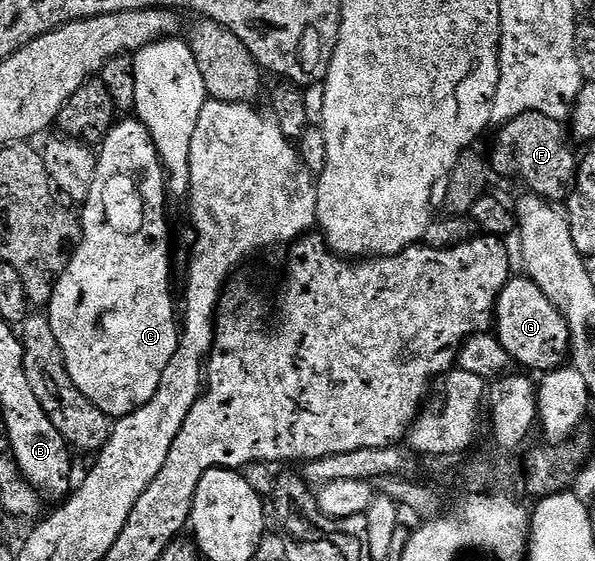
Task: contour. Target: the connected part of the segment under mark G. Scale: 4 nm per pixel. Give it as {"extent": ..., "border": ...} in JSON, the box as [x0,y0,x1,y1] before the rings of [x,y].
{"extent":[494,275,570,375],"border":[[[526,275],[513,276],[506,287],[502,287],[496,300],[494,336],[516,365],[537,369],[540,375],[561,368],[570,353],[566,319],[558,307],[554,307],[554,303],[542,295],[542,287],[538,287]]]}

